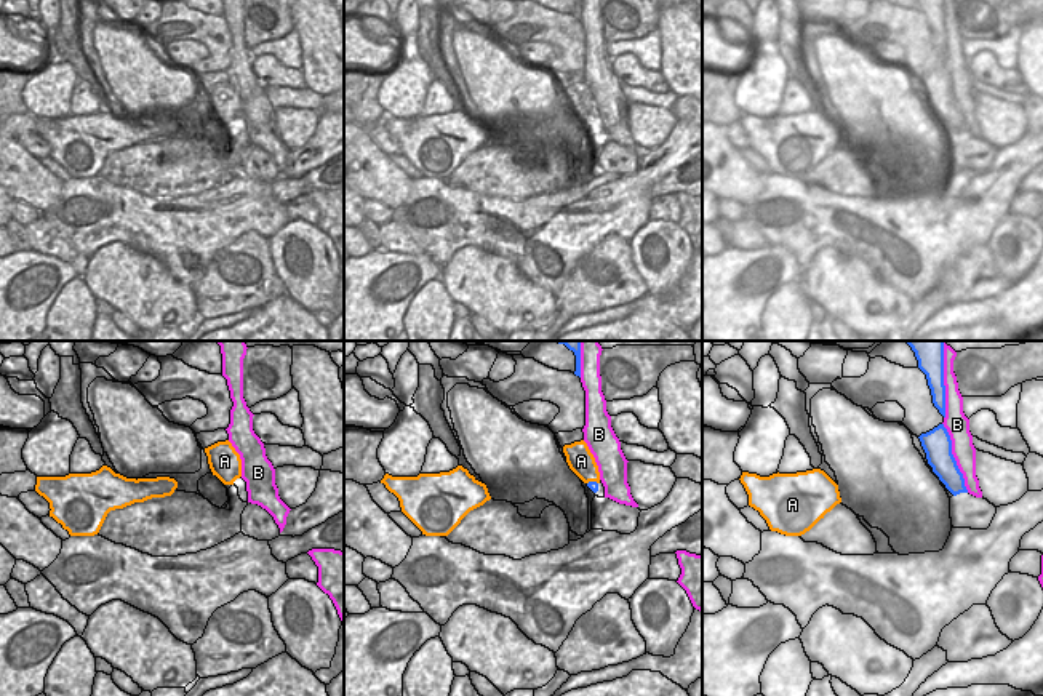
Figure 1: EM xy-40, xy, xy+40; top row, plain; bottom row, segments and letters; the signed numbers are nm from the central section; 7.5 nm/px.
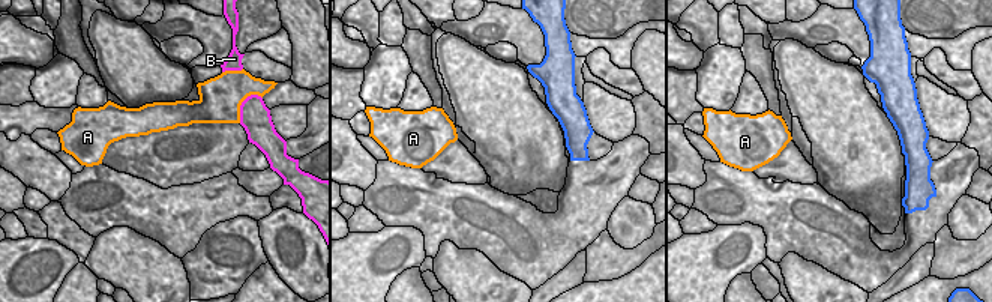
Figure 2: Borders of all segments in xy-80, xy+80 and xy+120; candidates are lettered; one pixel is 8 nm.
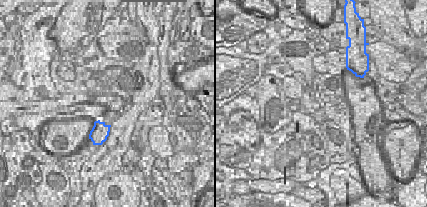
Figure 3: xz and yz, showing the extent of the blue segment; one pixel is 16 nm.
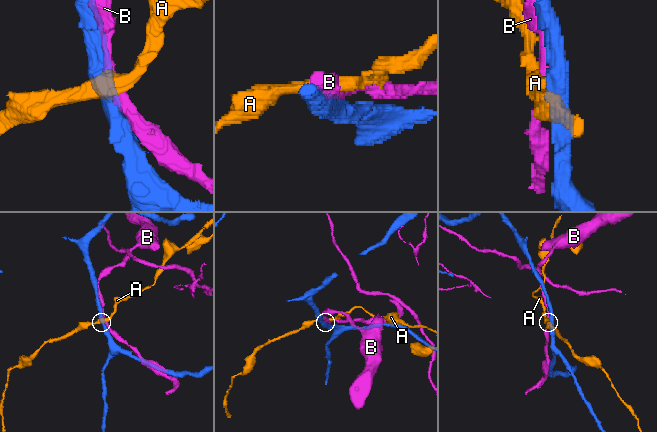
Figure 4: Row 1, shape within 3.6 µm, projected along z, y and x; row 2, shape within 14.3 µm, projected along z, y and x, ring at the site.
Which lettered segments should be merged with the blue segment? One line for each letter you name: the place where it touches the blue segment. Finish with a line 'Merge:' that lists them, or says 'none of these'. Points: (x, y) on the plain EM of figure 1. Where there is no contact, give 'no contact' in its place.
Merge: none of these

